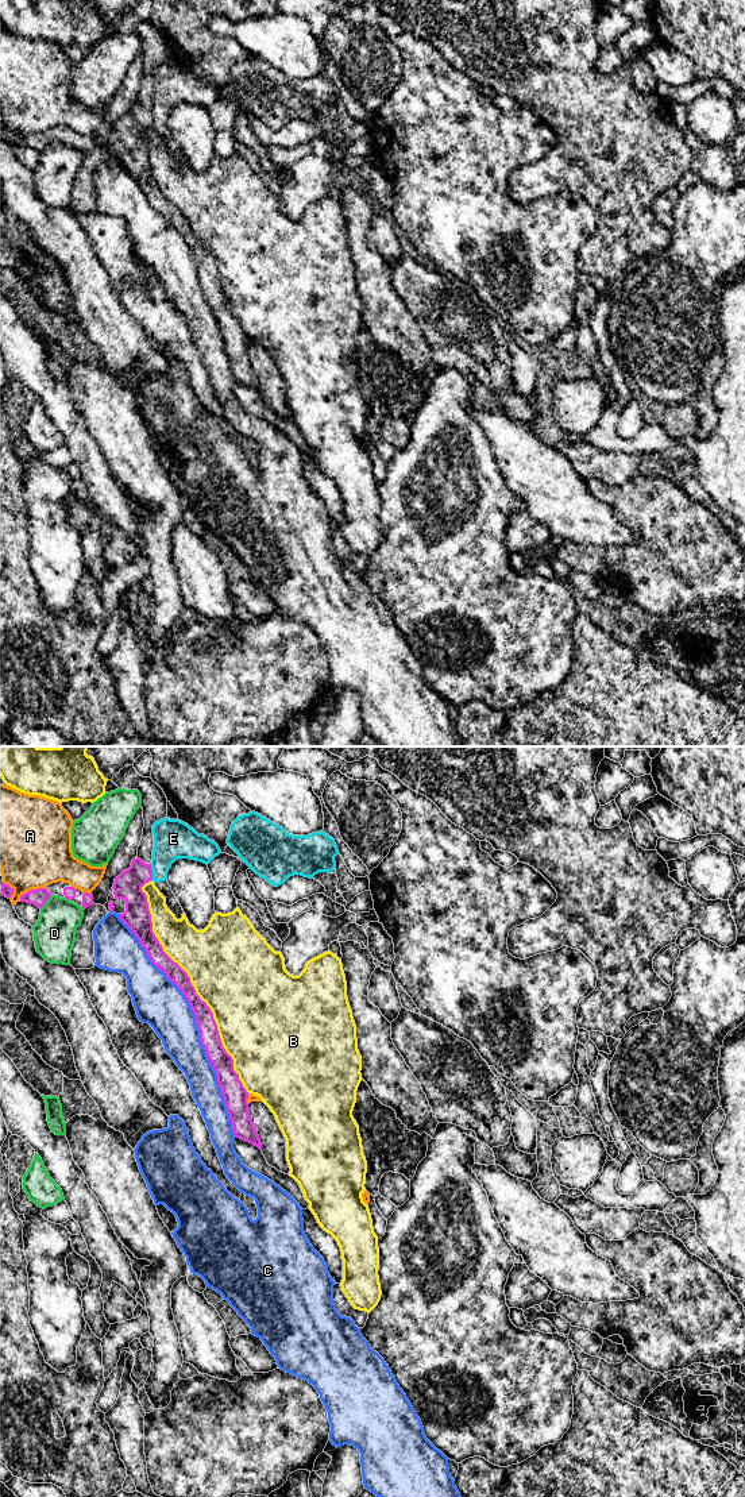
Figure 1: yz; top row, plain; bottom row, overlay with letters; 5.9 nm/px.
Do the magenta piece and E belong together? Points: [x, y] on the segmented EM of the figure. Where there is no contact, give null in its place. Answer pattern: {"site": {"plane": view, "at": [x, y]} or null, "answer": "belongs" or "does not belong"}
{"site": {"plane": "yz", "at": [151, 872]}, "answer": "does not belong"}

